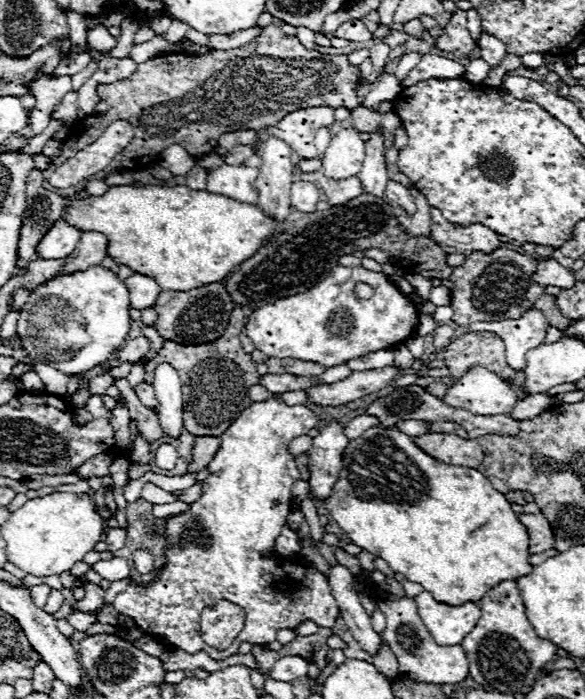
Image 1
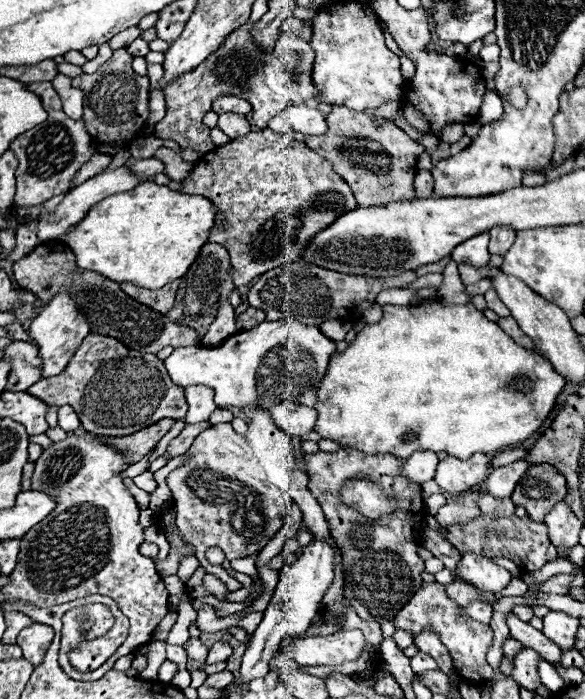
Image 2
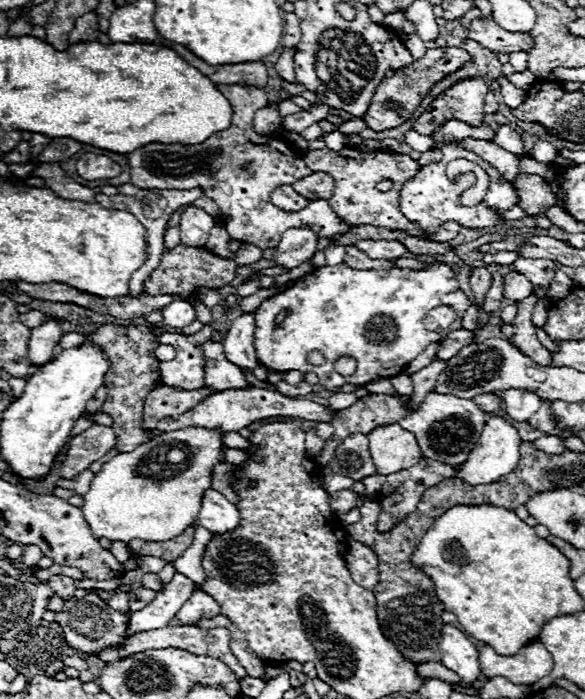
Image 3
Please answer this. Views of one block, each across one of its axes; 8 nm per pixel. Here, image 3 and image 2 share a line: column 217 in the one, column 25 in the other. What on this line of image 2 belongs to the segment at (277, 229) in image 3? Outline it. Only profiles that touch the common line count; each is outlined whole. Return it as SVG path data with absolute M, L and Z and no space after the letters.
M34 82L28 86L28 90L34 90L48 112L48 120L38 124L34 130L28 130L26 134L20 134L10 150L18 158L18 170L16 170L16 196L14 204L38 204L44 202L56 194L66 194L70 190L70 178L80 170L80 166L90 160L90 156L96 152L94 140L84 128L82 120L72 120L62 112L62 100L52 88L50 82Z

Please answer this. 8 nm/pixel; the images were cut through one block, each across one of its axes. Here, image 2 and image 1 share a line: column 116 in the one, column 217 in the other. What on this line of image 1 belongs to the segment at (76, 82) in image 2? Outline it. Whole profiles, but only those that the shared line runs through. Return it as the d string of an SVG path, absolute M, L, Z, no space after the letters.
M274 24L264 26L256 40L252 40L240 48L210 50L204 56L164 54L164 56L138 64L136 72L126 80L118 80L112 84L98 84L96 92L98 92L100 100L106 100L110 104L110 110L102 116L86 116L86 118L76 120L70 126L68 136L62 142L62 154L56 160L52 160L52 166L60 166L64 160L72 158L78 150L84 150L90 142L94 142L98 136L102 136L106 126L110 126L110 122L114 122L114 120L128 120L134 126L134 138L128 144L128 148L124 148L110 162L110 166L96 176L98 180L106 178L110 172L114 172L118 168L126 168L126 170L146 168L152 160L156 160L172 144L180 144L182 148L186 148L186 152L190 156L200 158L200 156L210 154L216 148L218 138L226 132L258 130L264 126L272 128L288 112L294 112L300 108L310 108L310 106L330 106L330 108L344 106L348 110L360 106L360 98L356 94L358 78L360 78L360 74L358 74L356 66L348 64L346 56L330 56L330 54L320 54L314 50L310 52L298 42L298 38L286 36Z

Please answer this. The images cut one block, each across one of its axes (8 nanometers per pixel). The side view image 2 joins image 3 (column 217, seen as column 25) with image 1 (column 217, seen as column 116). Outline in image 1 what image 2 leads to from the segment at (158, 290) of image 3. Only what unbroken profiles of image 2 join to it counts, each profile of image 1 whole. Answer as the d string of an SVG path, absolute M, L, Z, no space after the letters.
M222 282L206 284L202 288L194 288L188 292L160 292L154 310L158 314L156 330L172 342L178 344L206 344L218 340L226 326L228 326L228 314L232 312L234 302L226 294L226 288Z

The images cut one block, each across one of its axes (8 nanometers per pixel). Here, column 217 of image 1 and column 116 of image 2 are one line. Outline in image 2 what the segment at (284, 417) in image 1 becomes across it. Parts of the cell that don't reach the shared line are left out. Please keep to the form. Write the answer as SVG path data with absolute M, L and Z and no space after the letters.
M68 436L66 440L54 442L50 448L46 448L36 460L32 488L50 490L50 494L58 498L58 506L20 540L18 566L14 568L14 574L10 574L12 582L2 586L4 594L10 594L10 598L42 608L90 594L110 596L118 602L118 608L130 620L130 632L126 636L126 642L100 668L92 670L92 678L102 678L120 656L132 654L140 646L148 644L152 640L152 632L168 614L168 592L164 588L164 582L156 572L154 562L138 552L138 546L144 542L144 528L138 526L140 510L128 488L122 484L122 472L126 468L128 464L122 454L104 446L102 442L92 442L88 438Z

